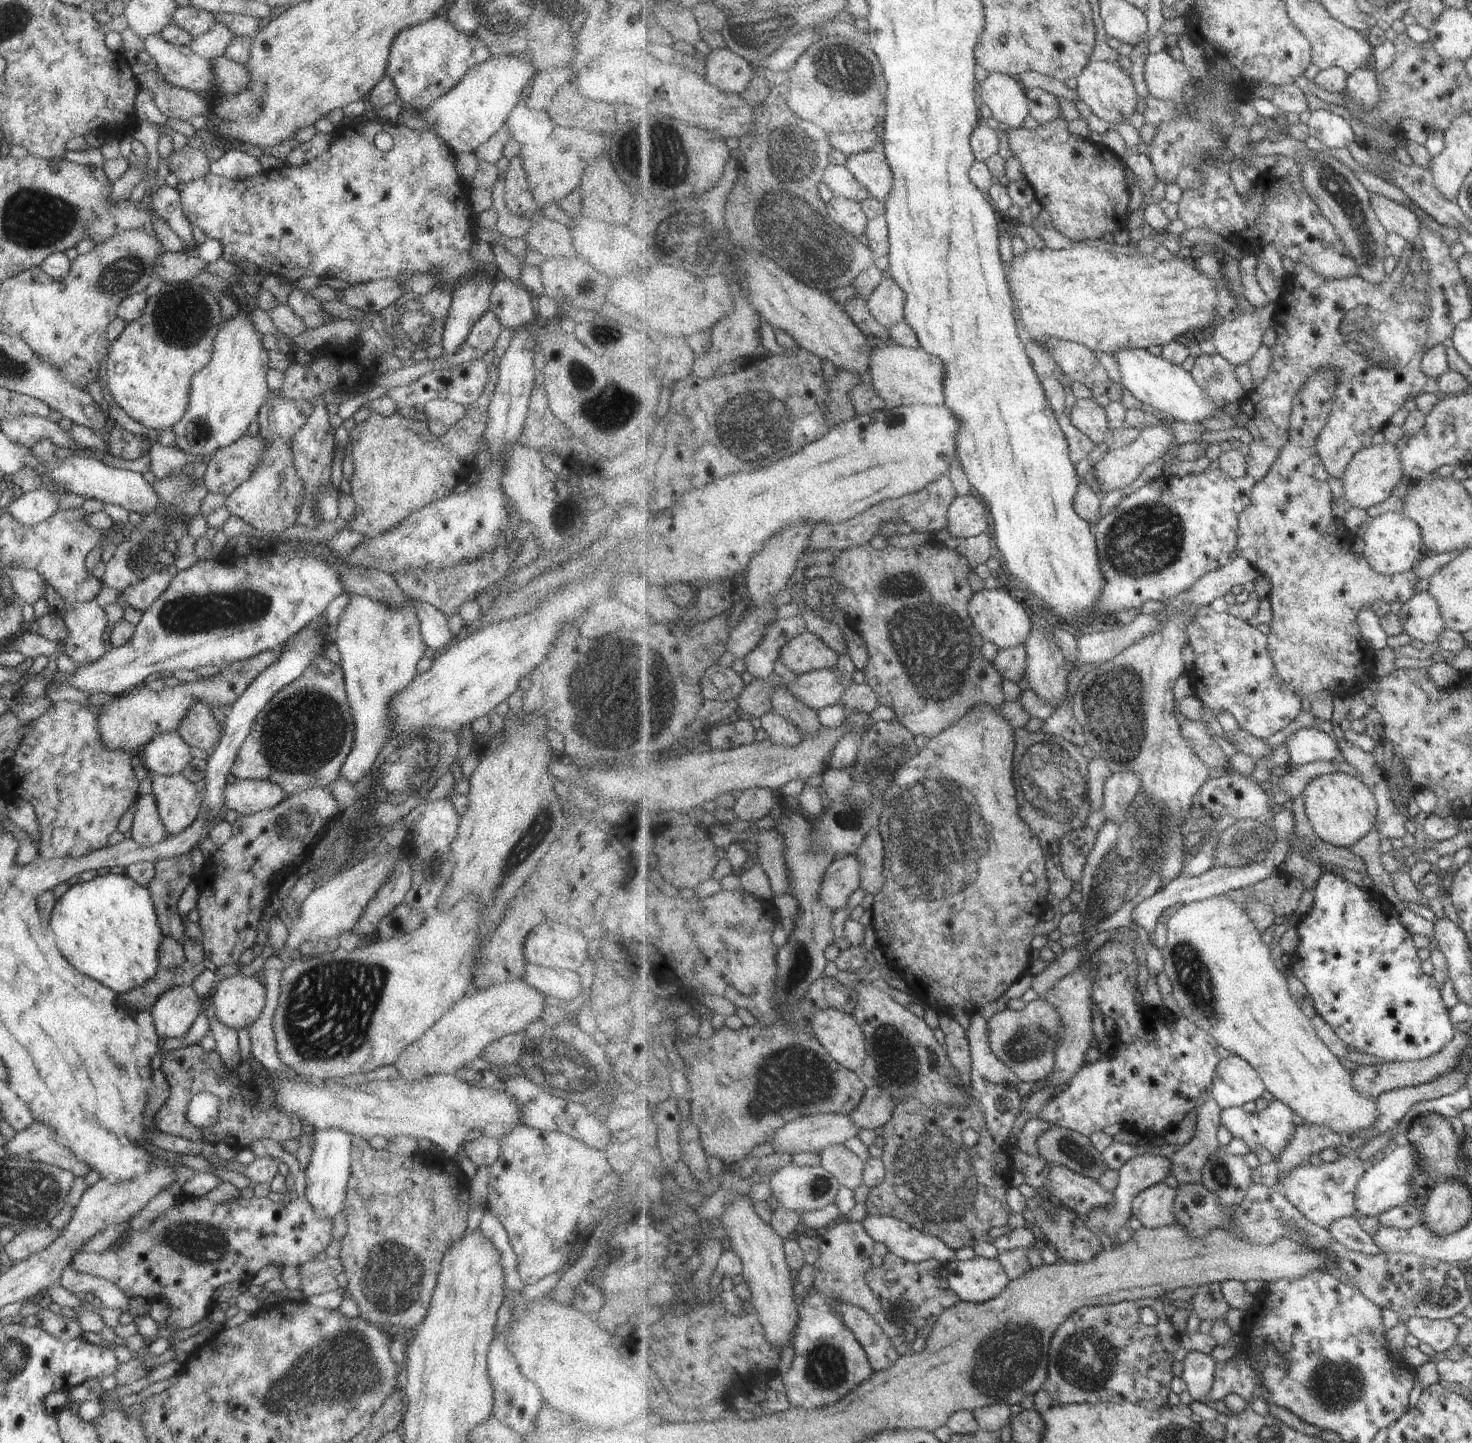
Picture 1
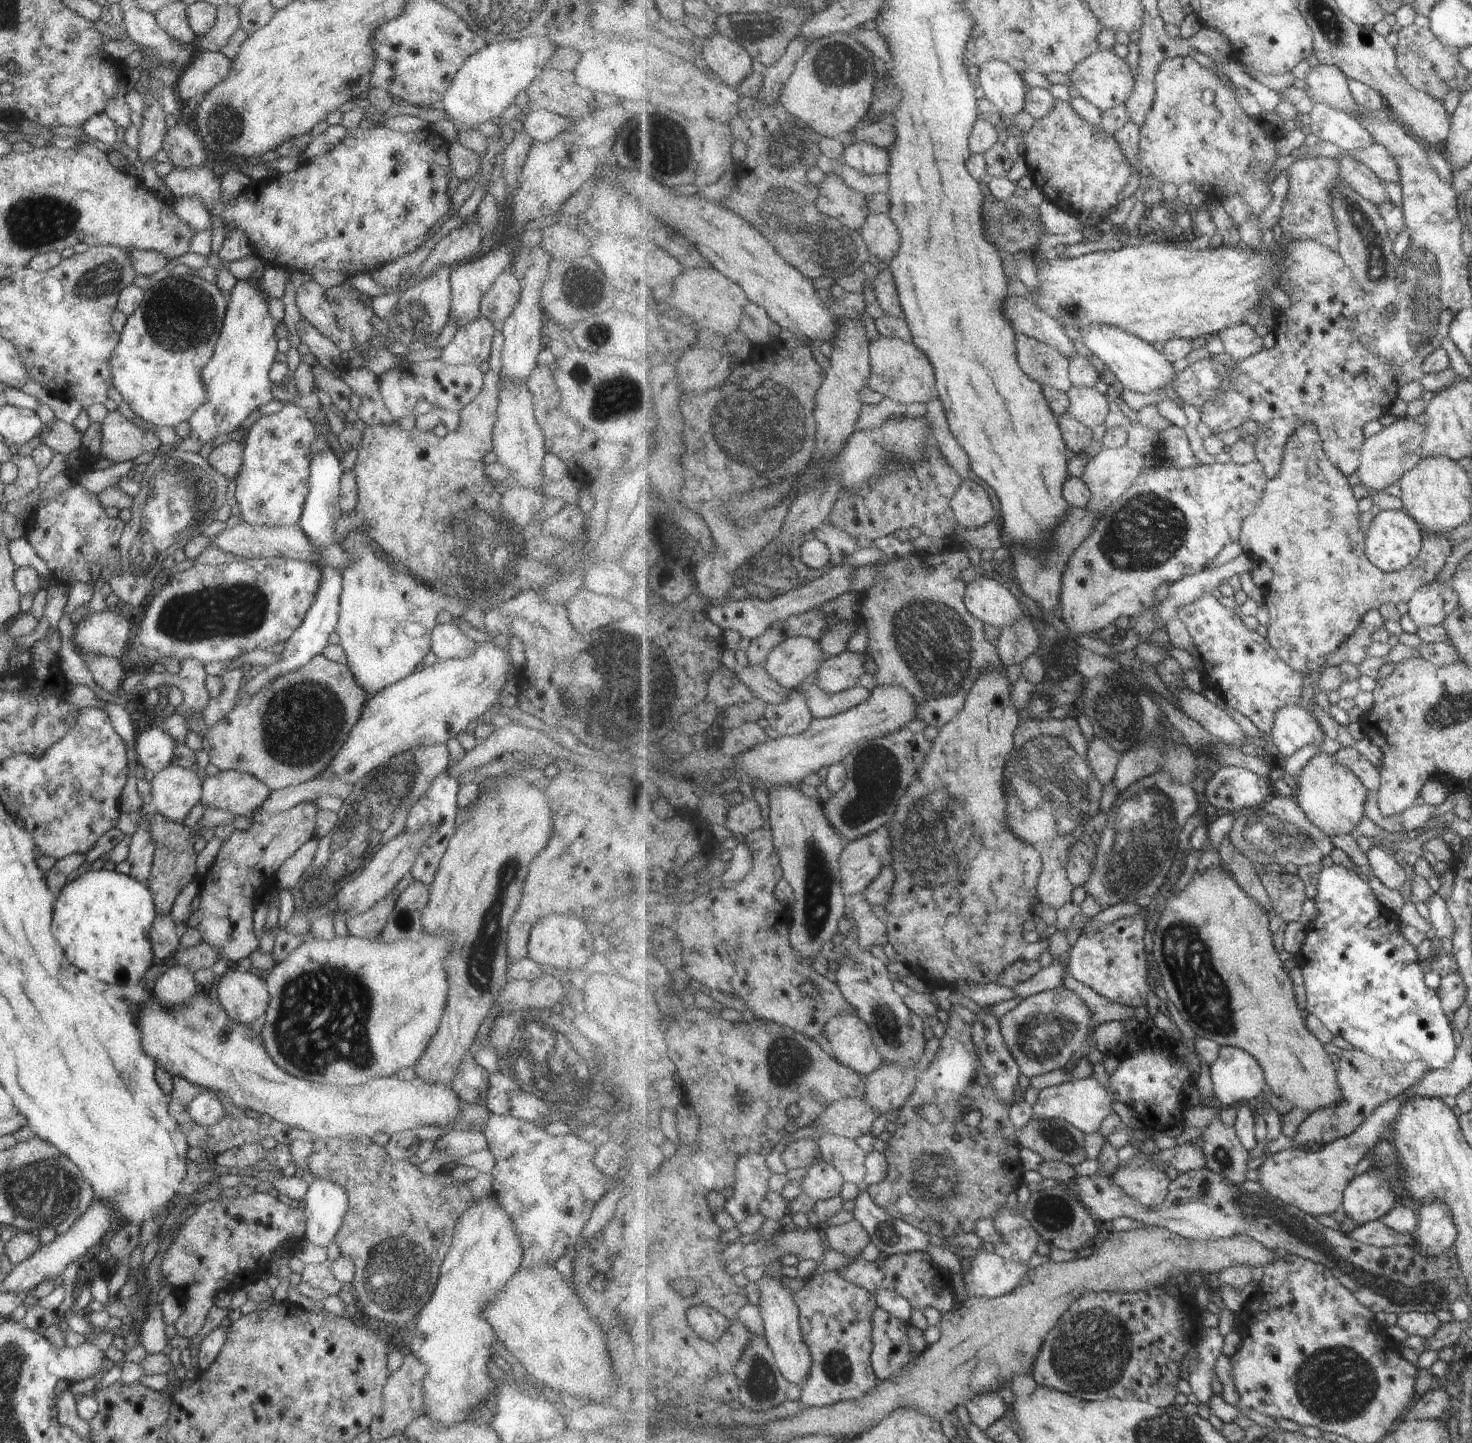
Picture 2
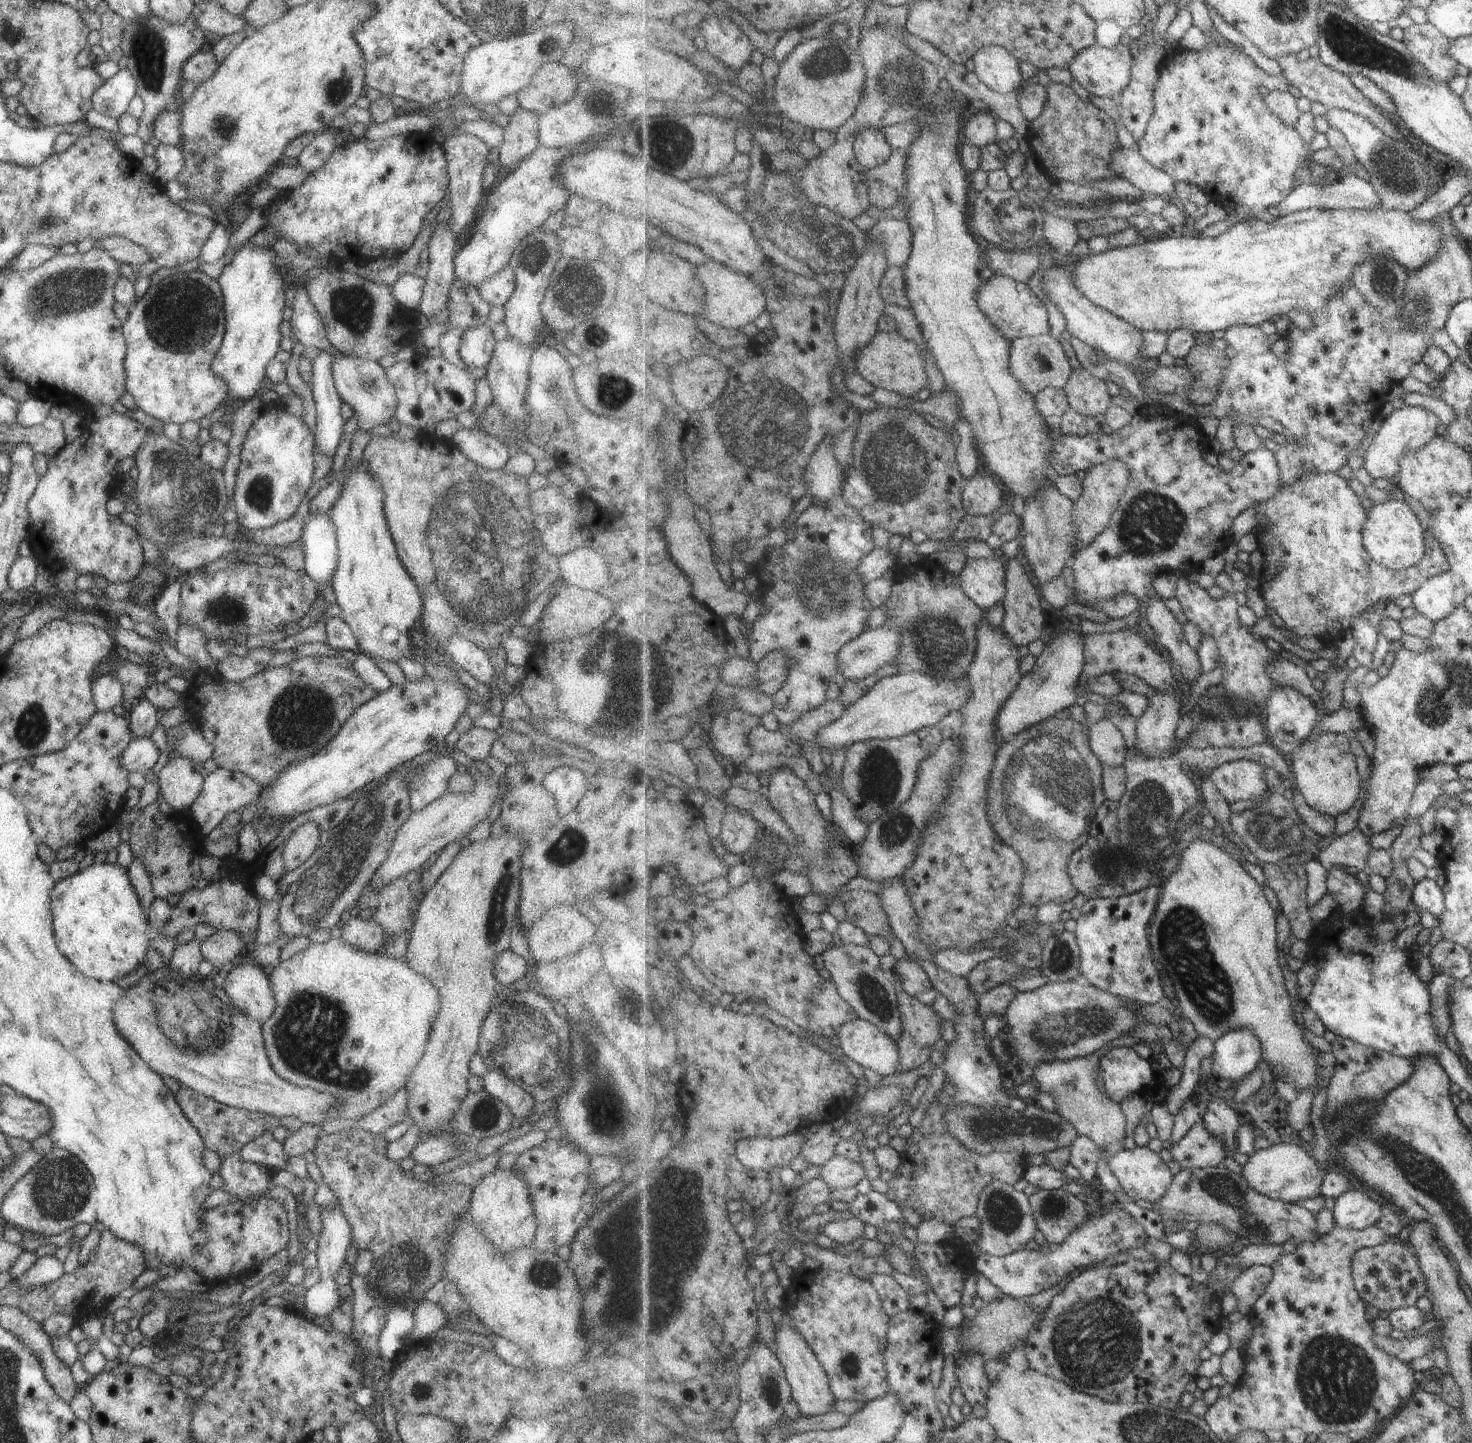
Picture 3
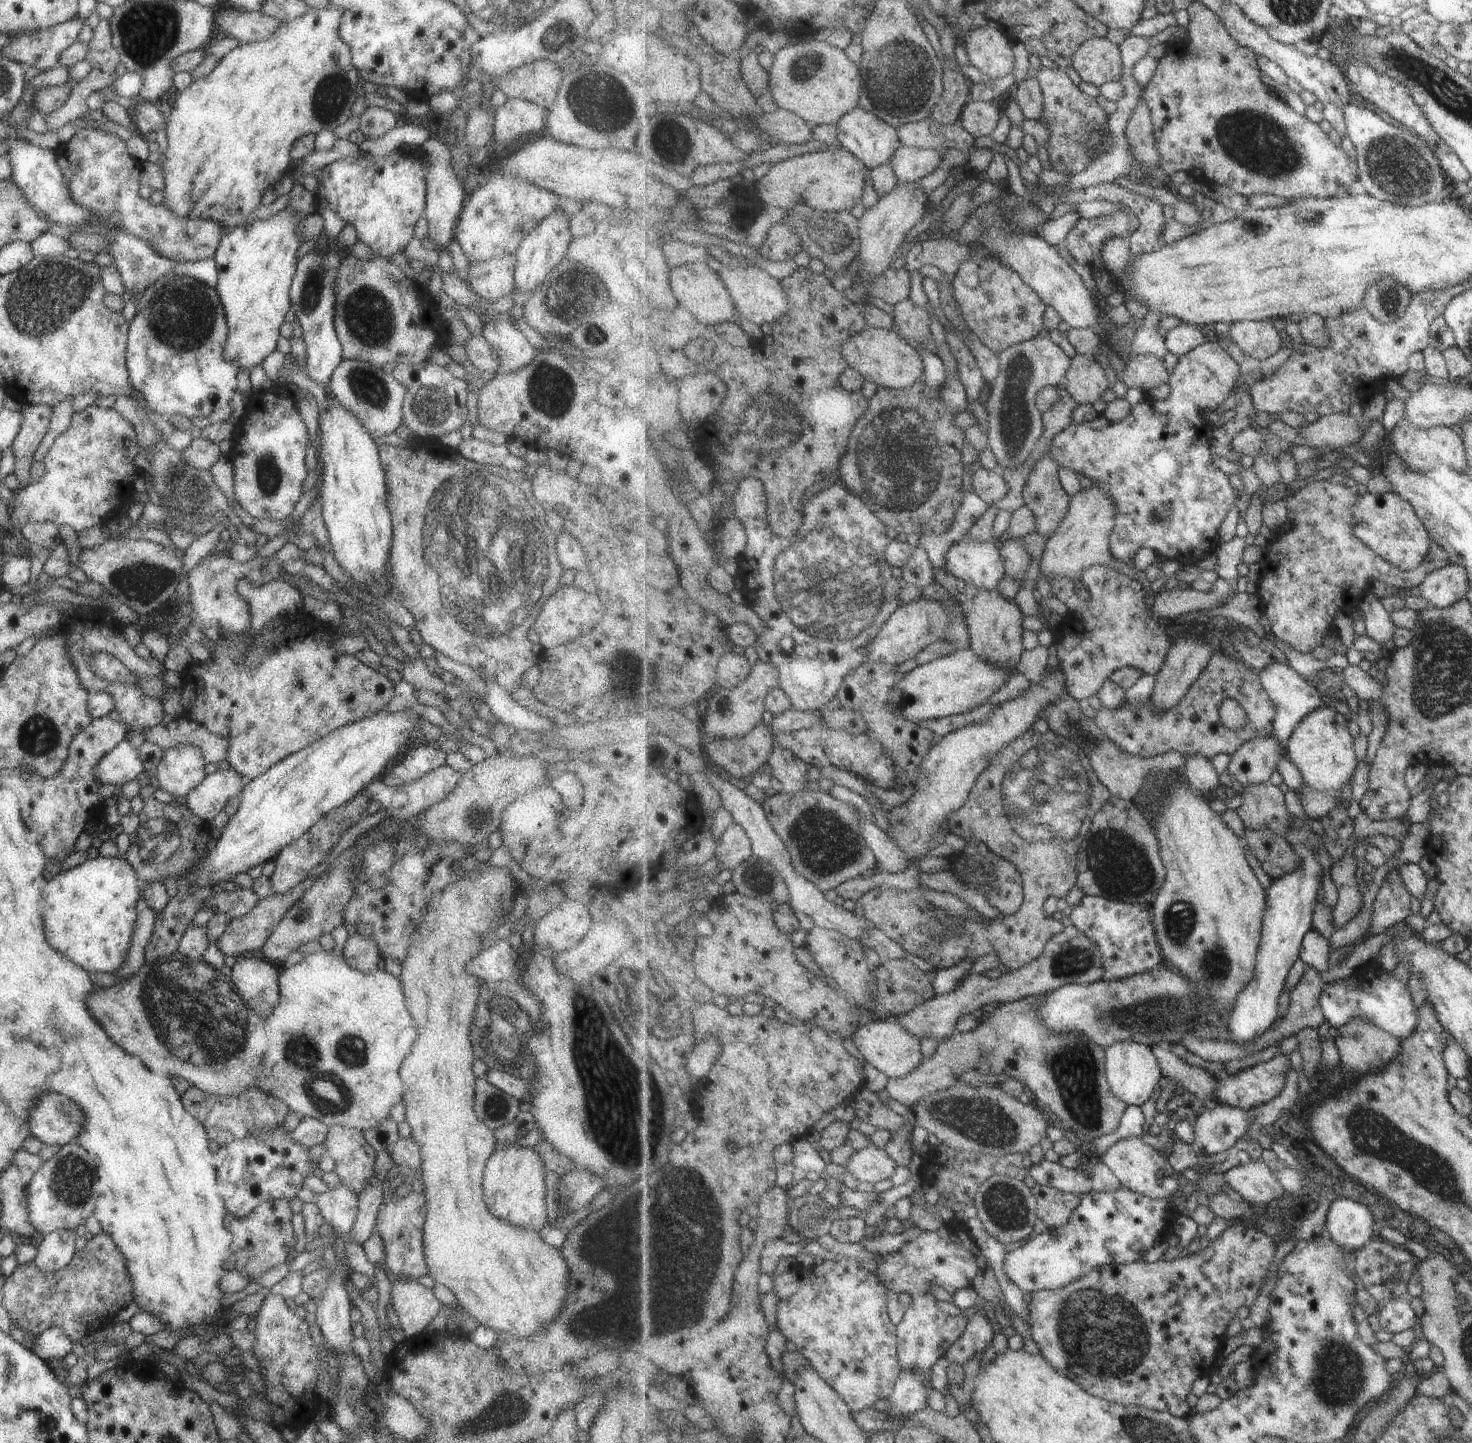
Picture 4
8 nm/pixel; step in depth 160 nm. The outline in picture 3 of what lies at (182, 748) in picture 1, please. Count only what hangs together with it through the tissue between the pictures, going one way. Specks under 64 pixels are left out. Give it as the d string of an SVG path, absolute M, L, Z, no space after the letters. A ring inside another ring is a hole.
M134 737L120 757L121 768L130 773L145 774L152 769L160 756L160 750L151 739Z

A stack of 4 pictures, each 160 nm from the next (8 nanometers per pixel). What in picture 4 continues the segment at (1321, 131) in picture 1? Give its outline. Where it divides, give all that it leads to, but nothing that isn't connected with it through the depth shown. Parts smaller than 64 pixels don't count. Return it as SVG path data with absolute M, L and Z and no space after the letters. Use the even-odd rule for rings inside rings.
M1348 103L1344 107L1351 138L1358 156L1360 180L1366 192L1383 201L1404 206L1439 203L1454 196L1444 190L1444 174L1433 148L1410 127L1400 128L1386 122L1370 108Z

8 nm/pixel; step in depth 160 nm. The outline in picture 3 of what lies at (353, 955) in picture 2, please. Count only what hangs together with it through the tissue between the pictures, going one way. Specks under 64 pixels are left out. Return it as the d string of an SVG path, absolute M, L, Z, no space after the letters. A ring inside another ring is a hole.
M331 938L323 944L312 943L280 962L269 979L275 1007L261 1029L270 1064L280 1078L343 1101L333 1108L332 1119L344 1116L355 1121L405 1087L423 1055L432 1021L440 1008L438 989L428 977L414 972L404 958L393 959L382 952L367 953L341 939Z

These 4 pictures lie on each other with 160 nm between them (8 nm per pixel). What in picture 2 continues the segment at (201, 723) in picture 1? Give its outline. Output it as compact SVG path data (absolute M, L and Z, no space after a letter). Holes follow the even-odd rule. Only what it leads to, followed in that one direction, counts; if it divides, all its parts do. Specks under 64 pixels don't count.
M188 657L183 658L180 663L180 671L173 675L168 672L160 674L147 672L146 678L136 688L136 692L141 690L144 694L150 687L159 686L162 683L177 686L183 692L184 700L176 708L176 713L180 713L184 719L192 718L196 714L203 717L204 707L211 697L205 685L207 674L204 671L204 664Z

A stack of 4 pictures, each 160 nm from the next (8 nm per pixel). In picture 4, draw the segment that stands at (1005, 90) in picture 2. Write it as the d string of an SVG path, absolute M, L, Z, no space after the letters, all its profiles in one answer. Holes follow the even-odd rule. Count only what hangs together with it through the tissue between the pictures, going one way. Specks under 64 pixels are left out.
M996 27L976 29L966 42L972 64L995 79L1010 74L1016 68L1016 54L1012 46L1012 40Z

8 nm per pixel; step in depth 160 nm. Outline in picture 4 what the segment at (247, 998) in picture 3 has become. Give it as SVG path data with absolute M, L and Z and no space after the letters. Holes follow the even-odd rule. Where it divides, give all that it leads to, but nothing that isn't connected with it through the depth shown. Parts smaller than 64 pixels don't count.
M256 955L238 957L230 980L238 994L263 1019L268 1018L279 1001L280 967Z

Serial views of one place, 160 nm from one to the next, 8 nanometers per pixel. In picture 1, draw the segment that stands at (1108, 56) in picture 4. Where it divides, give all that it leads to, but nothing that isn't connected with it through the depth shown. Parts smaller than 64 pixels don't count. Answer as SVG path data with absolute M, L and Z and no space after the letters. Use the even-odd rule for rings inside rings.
M1096 61L1087 66L1077 79L1078 91L1081 98L1091 108L1091 110L1101 119L1115 124L1127 124L1128 120L1136 114L1138 108L1138 90L1136 84L1120 65L1108 61Z

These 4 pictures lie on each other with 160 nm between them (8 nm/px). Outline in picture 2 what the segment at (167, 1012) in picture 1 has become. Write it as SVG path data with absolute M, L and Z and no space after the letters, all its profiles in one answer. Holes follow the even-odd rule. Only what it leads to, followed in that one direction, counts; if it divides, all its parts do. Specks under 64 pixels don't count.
M172 965L160 974L151 992L163 1007L175 1007L187 1003L199 988L195 973L188 967Z

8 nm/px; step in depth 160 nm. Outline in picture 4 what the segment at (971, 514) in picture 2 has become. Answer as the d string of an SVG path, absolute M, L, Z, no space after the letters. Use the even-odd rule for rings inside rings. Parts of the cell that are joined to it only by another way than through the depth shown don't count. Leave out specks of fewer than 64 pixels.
M981 468L973 474L973 486L975 493L980 495L989 505L996 505L1004 501L1010 494L1011 486L1008 479L1000 469Z

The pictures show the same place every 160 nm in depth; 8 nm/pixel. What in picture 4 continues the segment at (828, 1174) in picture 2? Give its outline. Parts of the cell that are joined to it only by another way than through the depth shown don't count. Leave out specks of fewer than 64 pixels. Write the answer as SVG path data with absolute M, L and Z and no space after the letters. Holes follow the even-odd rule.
M873 1144L857 1151L851 1161L844 1165L852 1175L874 1185L882 1180L891 1179L899 1166L885 1148Z

